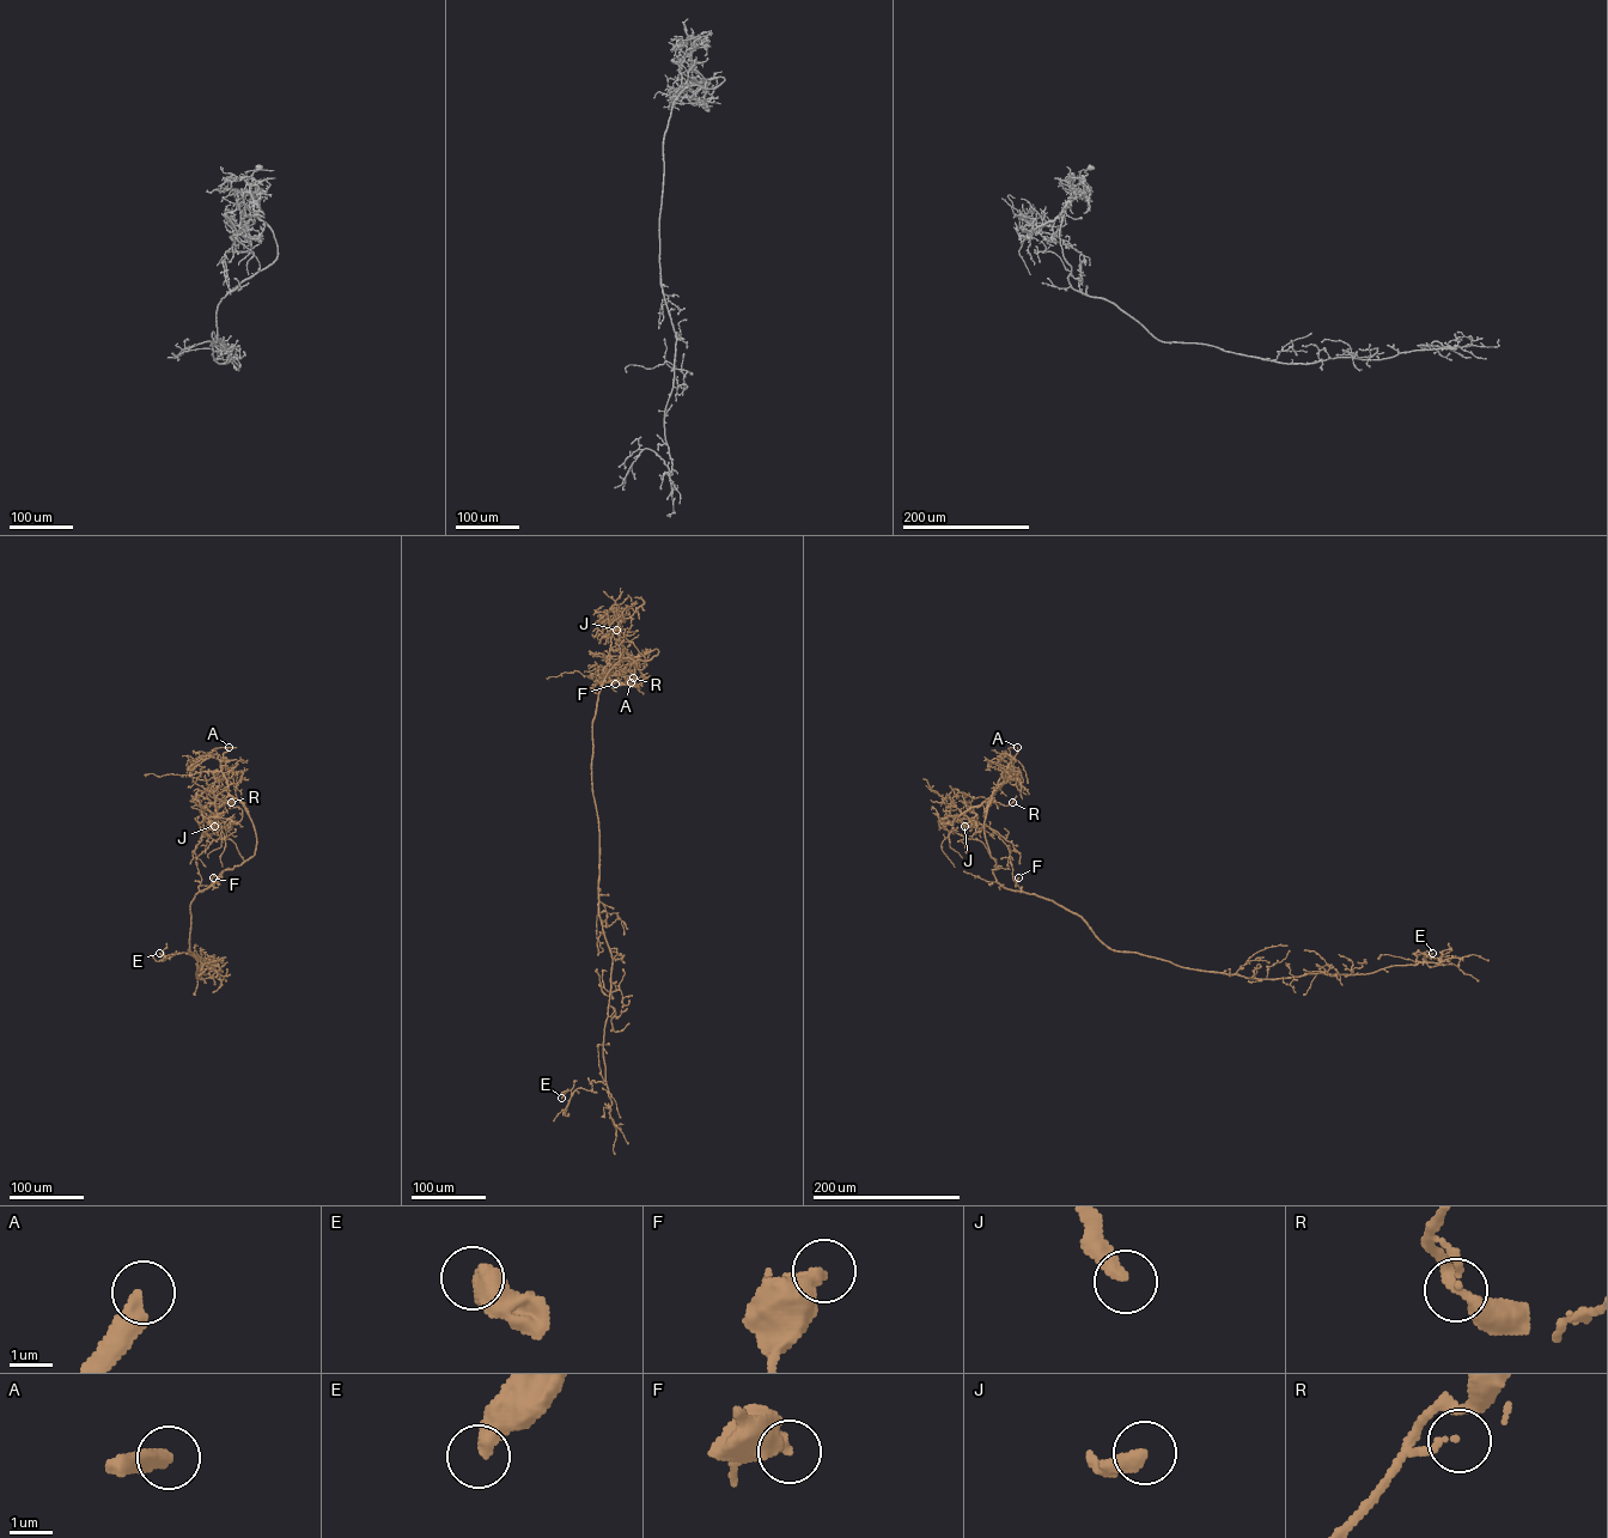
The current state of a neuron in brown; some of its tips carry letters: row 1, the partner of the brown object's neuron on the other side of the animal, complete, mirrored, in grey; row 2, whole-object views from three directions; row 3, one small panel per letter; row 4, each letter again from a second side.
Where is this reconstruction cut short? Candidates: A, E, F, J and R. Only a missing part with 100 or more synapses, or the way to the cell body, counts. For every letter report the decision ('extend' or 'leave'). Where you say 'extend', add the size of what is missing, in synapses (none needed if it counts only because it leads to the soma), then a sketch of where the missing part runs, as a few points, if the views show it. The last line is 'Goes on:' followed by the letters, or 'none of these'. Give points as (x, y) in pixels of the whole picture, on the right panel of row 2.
A: extend
E: leave
F: leave
J: leave
R: leave
Goes on: A

